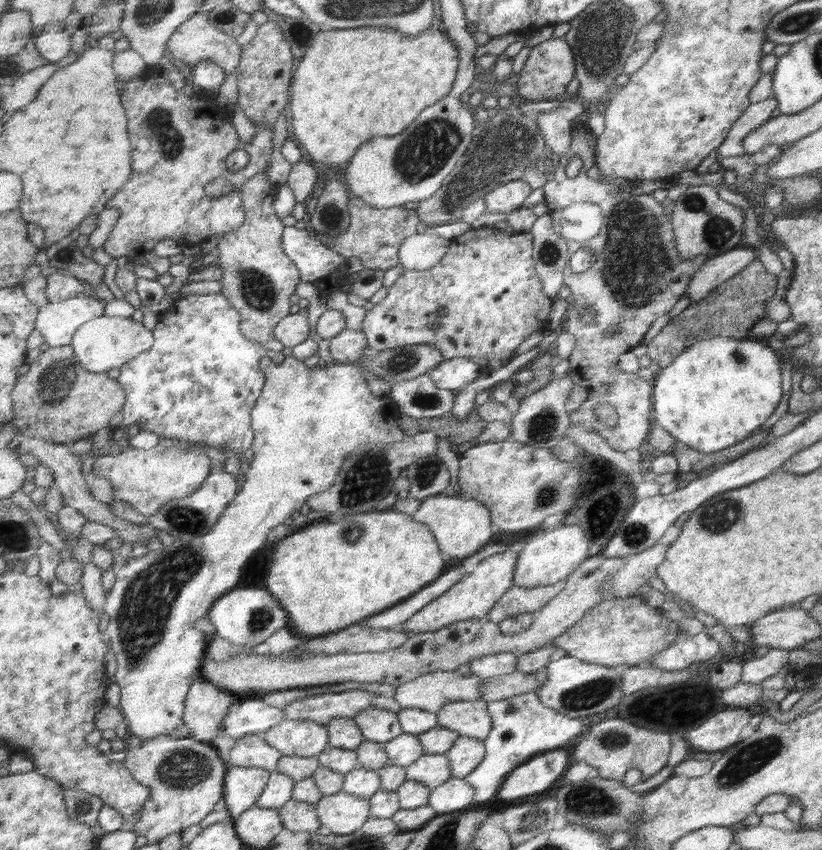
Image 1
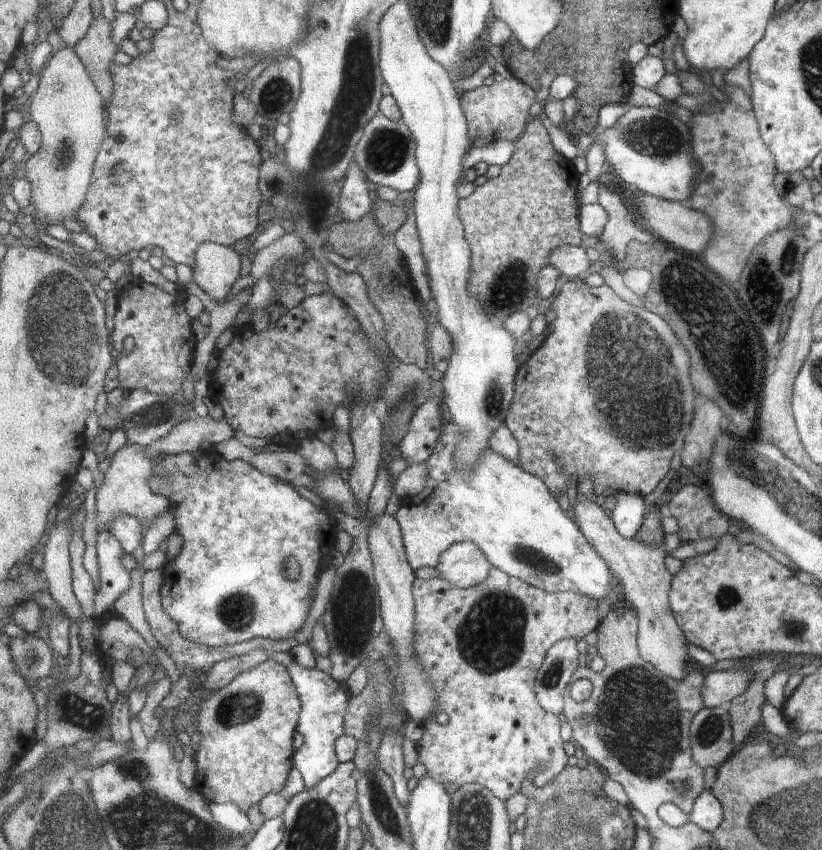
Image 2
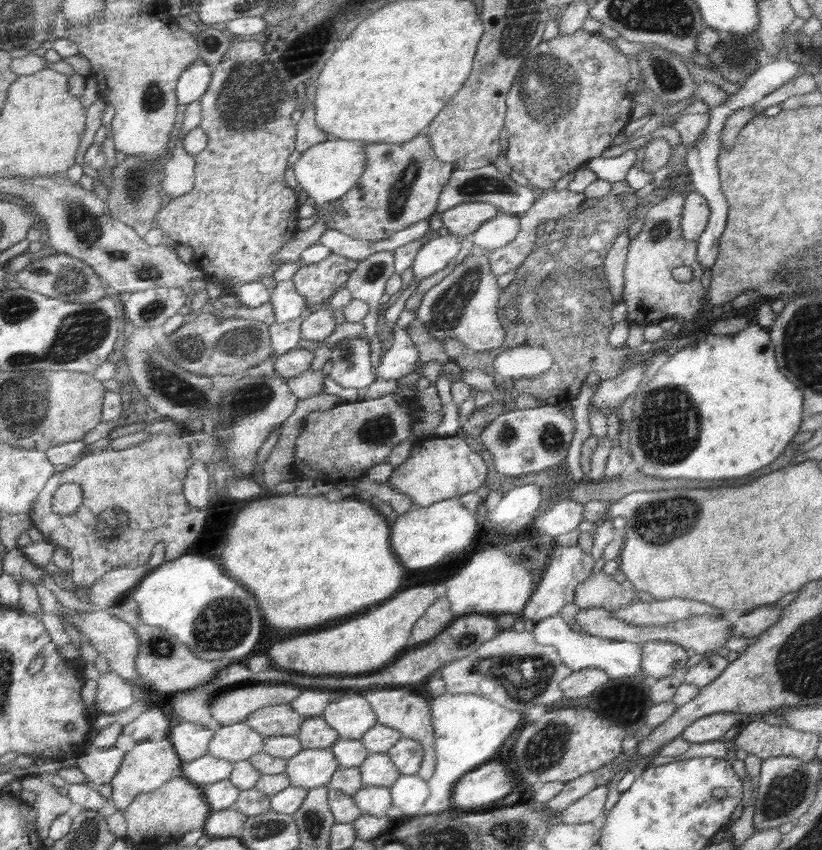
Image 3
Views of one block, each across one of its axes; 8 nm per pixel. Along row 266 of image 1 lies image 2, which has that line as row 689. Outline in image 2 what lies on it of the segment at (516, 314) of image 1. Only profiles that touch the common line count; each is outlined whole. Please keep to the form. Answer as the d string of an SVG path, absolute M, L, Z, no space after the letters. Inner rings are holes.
M492 568L490 574L480 585L461 589L446 581L437 579L418 579L413 582L412 587L415 617L413 622L413 639L412 646L415 664L423 669L423 674L429 679L431 689L433 690L434 701L431 713L422 723L424 733L420 741L416 742L418 763L426 768L427 775L434 780L440 781L442 784L450 782L450 784L458 784L458 786L467 785L468 783L476 783L484 786L485 789L491 791L496 798L510 798L514 793L519 792L520 785L524 781L526 775L532 772L540 764L546 763L548 769L548 780L554 780L560 773L562 768L566 768L566 752L564 752L564 744L560 738L560 720L554 716L554 713L548 712L539 702L534 690L534 683L537 672L542 666L545 654L555 642L562 641L563 638L575 638L581 640L584 636L588 636L590 632L597 630L599 626L598 619L598 601L595 598L580 594L578 591L564 591L559 593L549 593L544 589L532 586L530 583L524 582L518 577L506 574L504 571Z

